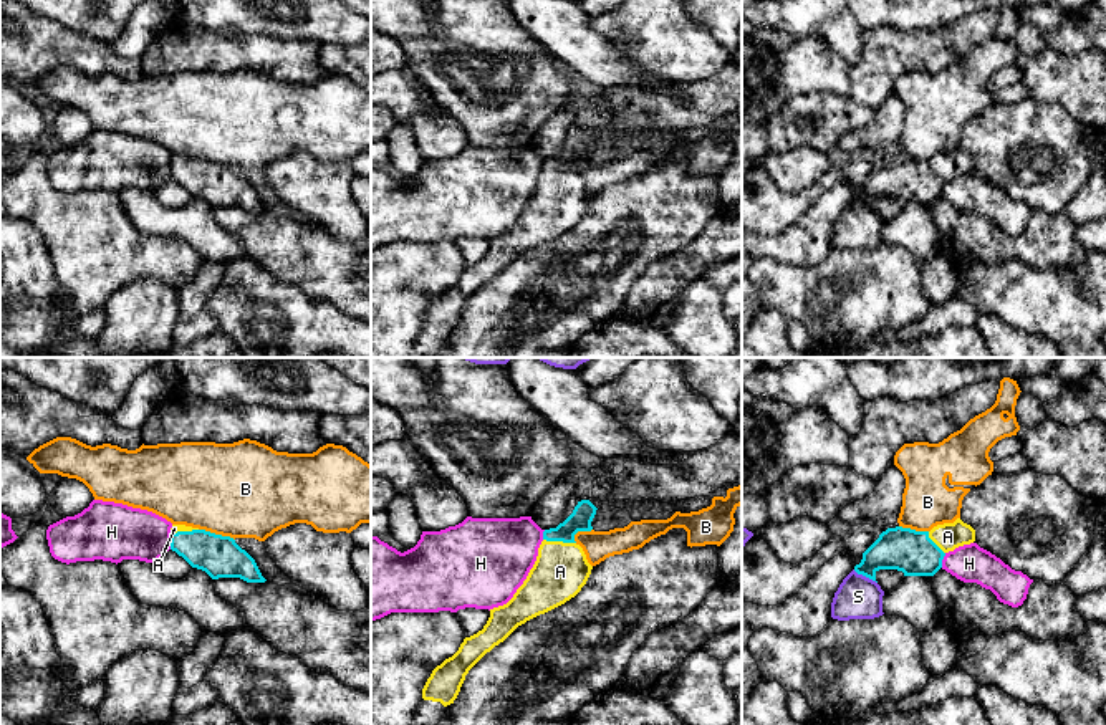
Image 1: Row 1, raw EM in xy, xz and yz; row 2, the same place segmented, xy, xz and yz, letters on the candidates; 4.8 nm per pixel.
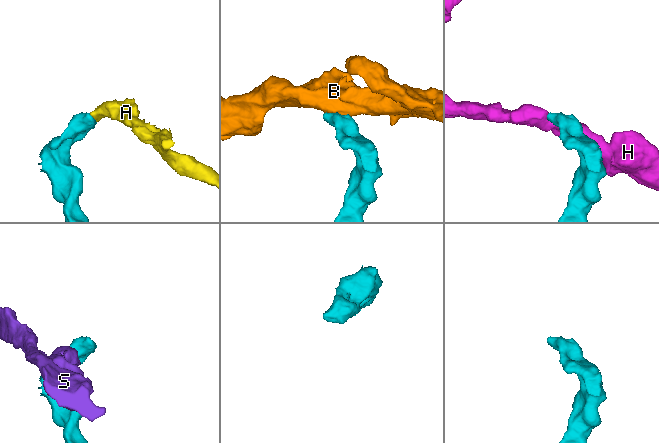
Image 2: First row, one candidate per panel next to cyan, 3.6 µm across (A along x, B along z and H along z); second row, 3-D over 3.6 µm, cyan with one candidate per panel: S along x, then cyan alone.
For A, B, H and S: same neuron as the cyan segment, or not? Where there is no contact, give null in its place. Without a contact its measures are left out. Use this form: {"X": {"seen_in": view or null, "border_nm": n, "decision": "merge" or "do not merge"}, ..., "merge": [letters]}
{"A": {"seen_in": "xz", "border_nm": 160, "decision": "merge"}, "B": {"seen_in": "xy", "border_nm": 190, "decision": "do not merge"}, "H": {"seen_in": "xy", "border_nm": 80, "decision": "do not merge"}, "S": {"seen_in": "yz", "border_nm": 140, "decision": "do not merge"}, "merge": ["A"]}

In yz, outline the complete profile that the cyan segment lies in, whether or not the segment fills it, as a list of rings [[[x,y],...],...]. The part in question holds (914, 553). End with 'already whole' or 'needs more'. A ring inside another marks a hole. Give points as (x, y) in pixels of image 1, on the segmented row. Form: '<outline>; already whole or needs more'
[[[960,518],[954,523],[937,525],[930,531],[887,528],[863,553],[854,571],[873,581],[879,569],[897,569],[904,576],[934,576],[949,551],[974,541],[975,530]]]; needs more

